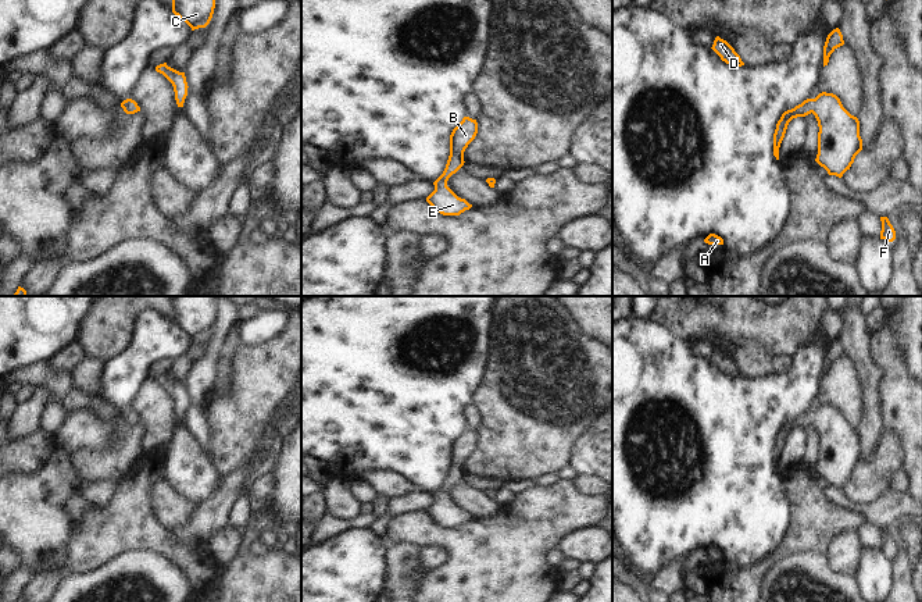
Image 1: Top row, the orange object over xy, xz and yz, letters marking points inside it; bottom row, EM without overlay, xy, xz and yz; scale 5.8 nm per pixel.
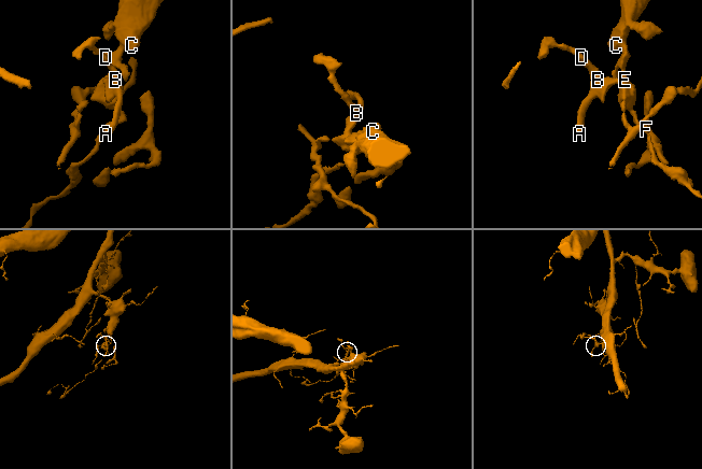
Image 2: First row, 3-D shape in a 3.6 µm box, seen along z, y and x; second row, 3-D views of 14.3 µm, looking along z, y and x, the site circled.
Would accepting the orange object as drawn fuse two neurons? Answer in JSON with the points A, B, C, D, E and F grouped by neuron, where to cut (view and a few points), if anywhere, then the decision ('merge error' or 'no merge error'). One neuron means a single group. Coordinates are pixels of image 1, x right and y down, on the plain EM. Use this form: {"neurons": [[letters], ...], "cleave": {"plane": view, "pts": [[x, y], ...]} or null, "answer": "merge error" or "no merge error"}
{"neurons": [["A", "B", "C", "D", "E", "F"]], "cleave": null, "answer": "no merge error"}

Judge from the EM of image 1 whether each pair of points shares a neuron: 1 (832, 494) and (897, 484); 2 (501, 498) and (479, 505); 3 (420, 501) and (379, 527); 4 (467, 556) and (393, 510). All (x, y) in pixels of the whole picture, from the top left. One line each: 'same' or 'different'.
1: different
2: different
3: same
4: different

